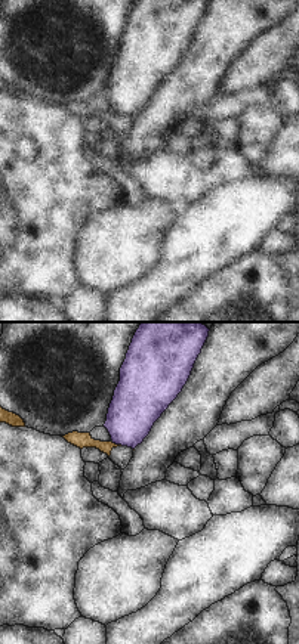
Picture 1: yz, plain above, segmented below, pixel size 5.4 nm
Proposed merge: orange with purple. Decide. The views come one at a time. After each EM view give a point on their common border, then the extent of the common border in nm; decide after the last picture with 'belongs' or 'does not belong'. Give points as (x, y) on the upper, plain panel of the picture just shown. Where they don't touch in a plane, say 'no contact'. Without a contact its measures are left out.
meets orange at (117, 114); contact 70 nm long

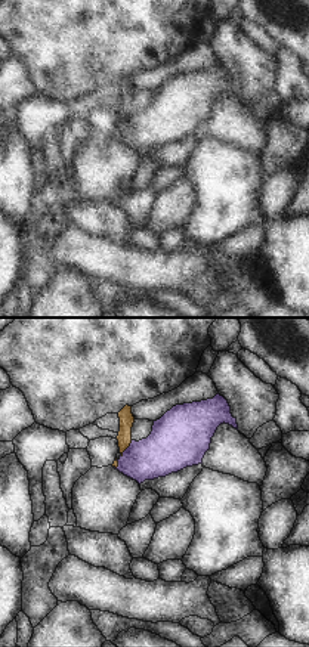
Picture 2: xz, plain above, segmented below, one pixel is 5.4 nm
meets orange at (126, 117); contact 110 nm long

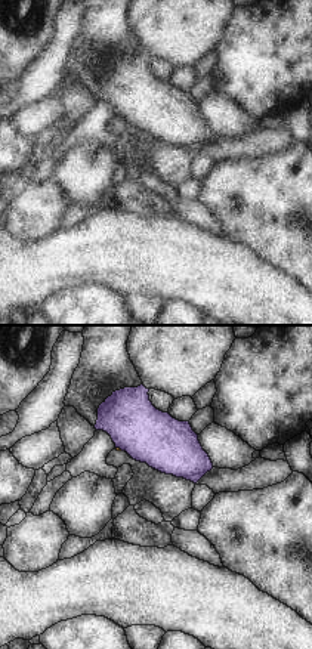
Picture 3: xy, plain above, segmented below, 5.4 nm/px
meets orange at (119, 117); contact 40 nm long

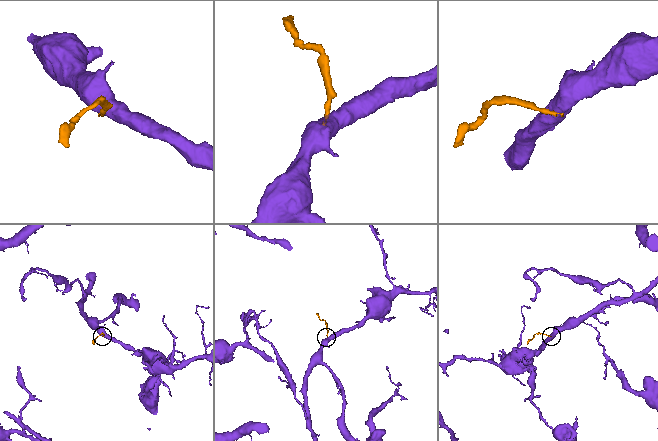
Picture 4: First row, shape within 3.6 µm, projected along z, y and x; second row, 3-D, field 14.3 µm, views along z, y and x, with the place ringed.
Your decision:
does not belong

